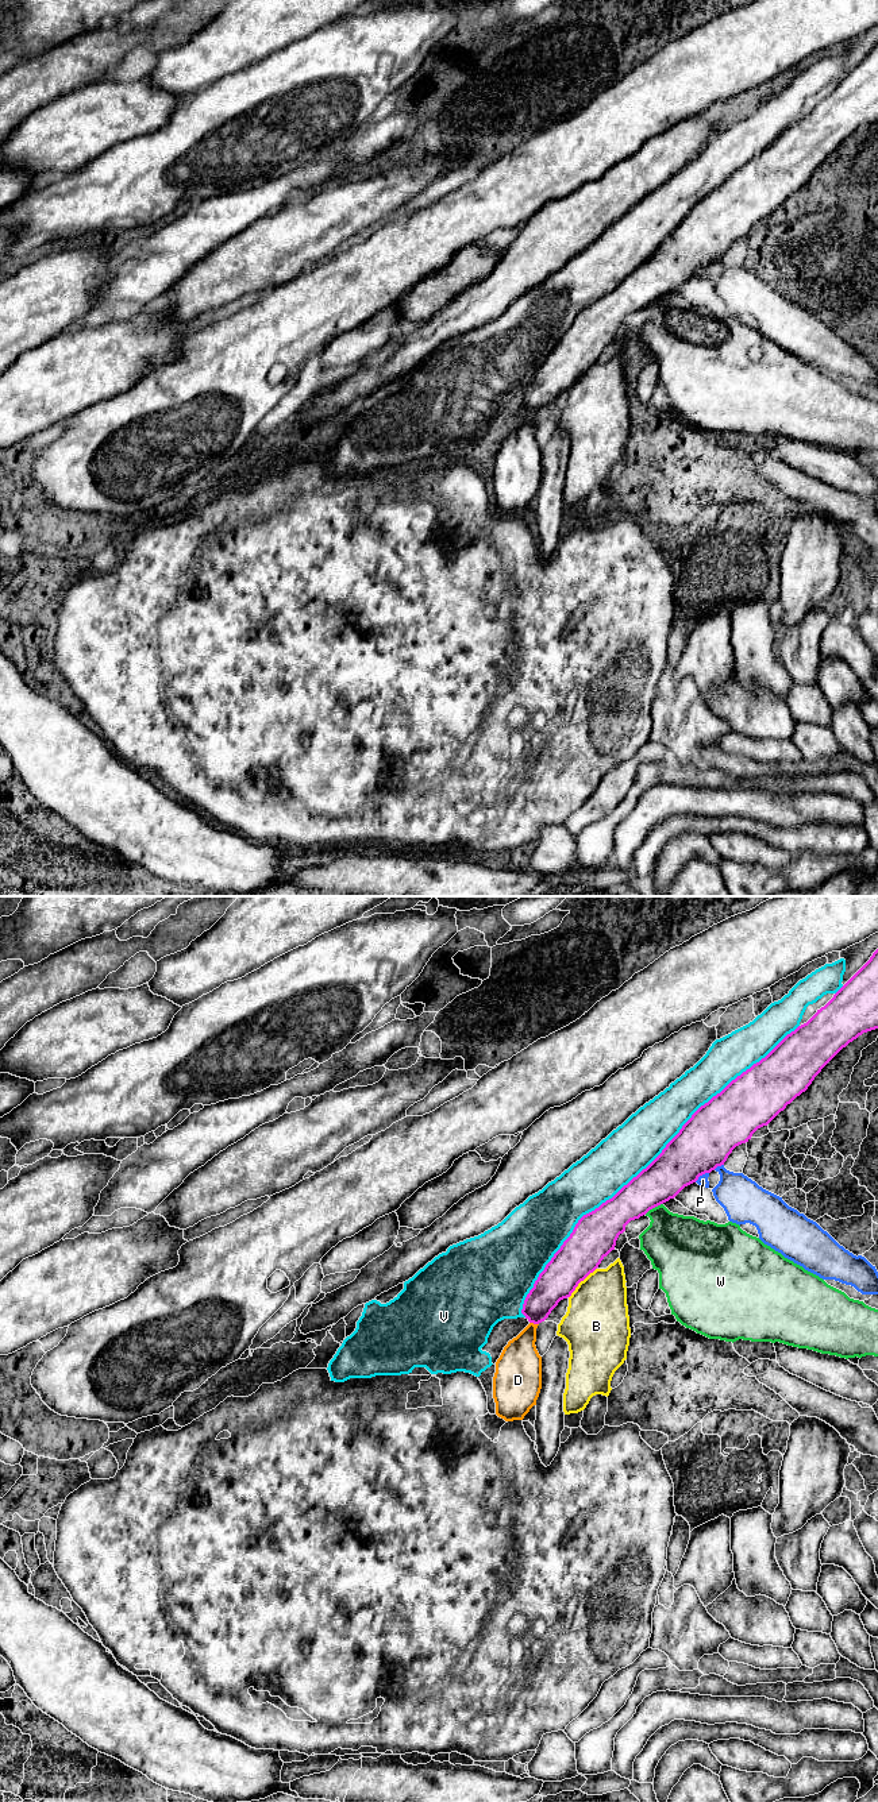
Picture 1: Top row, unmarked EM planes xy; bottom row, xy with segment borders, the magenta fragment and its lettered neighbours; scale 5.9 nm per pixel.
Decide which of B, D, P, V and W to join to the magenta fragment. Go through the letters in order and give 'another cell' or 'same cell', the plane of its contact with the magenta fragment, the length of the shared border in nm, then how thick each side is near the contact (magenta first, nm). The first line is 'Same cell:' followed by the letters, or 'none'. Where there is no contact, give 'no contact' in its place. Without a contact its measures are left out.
Same cell: V
B: another cell; meets magenta in xy; contact 240 nm long; 240 nm thick on the magenta side, 380 nm on the other
D: another cell; meets magenta in xy; contact 60 nm long; 200 nm thick on the magenta side, 240 nm on the other
P: another cell; meets magenta in xy; contact 110 nm long; 320 nm thick on the magenta side, 60 nm on the other
V: same cell; meets magenta in xy; contact 2400 nm long; 280 nm thick on the magenta side, 300 nm on the other
W: another cell; meets magenta in xy; contact 130 nm long; 240 nm thick on the magenta side, 340 nm on the other

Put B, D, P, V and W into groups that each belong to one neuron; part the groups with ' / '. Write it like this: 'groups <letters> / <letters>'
groups B / D / P W / V

